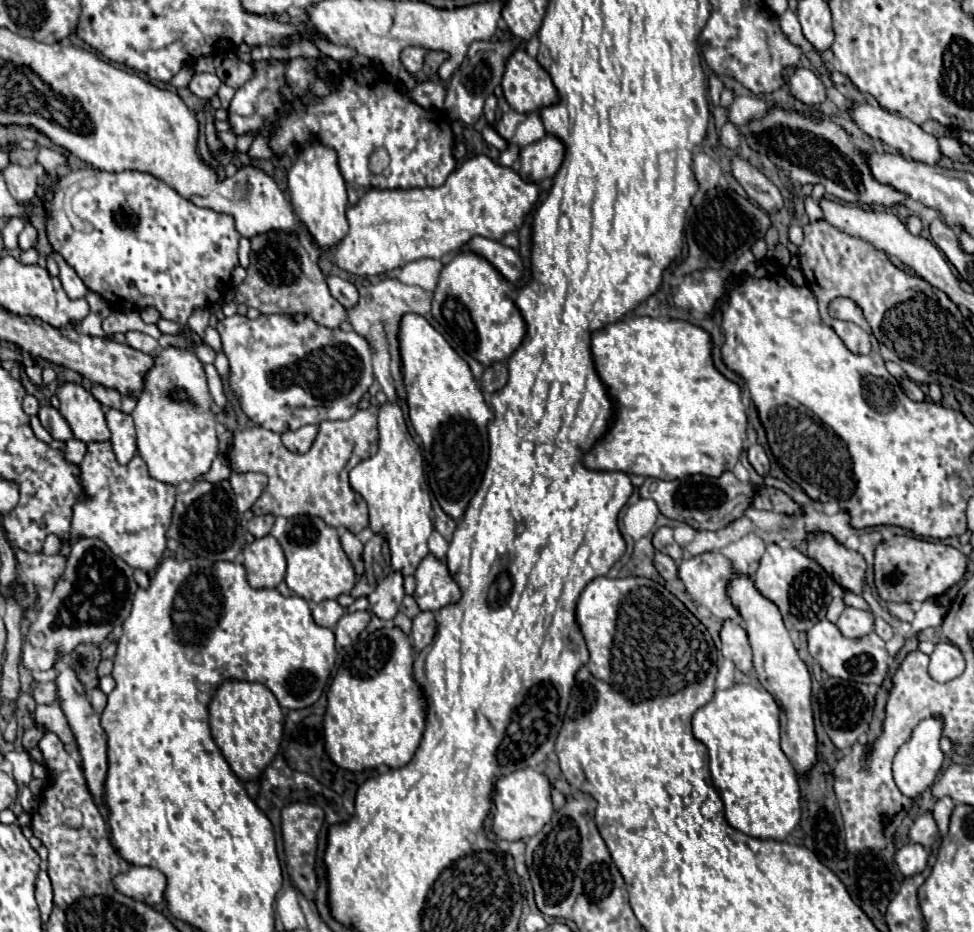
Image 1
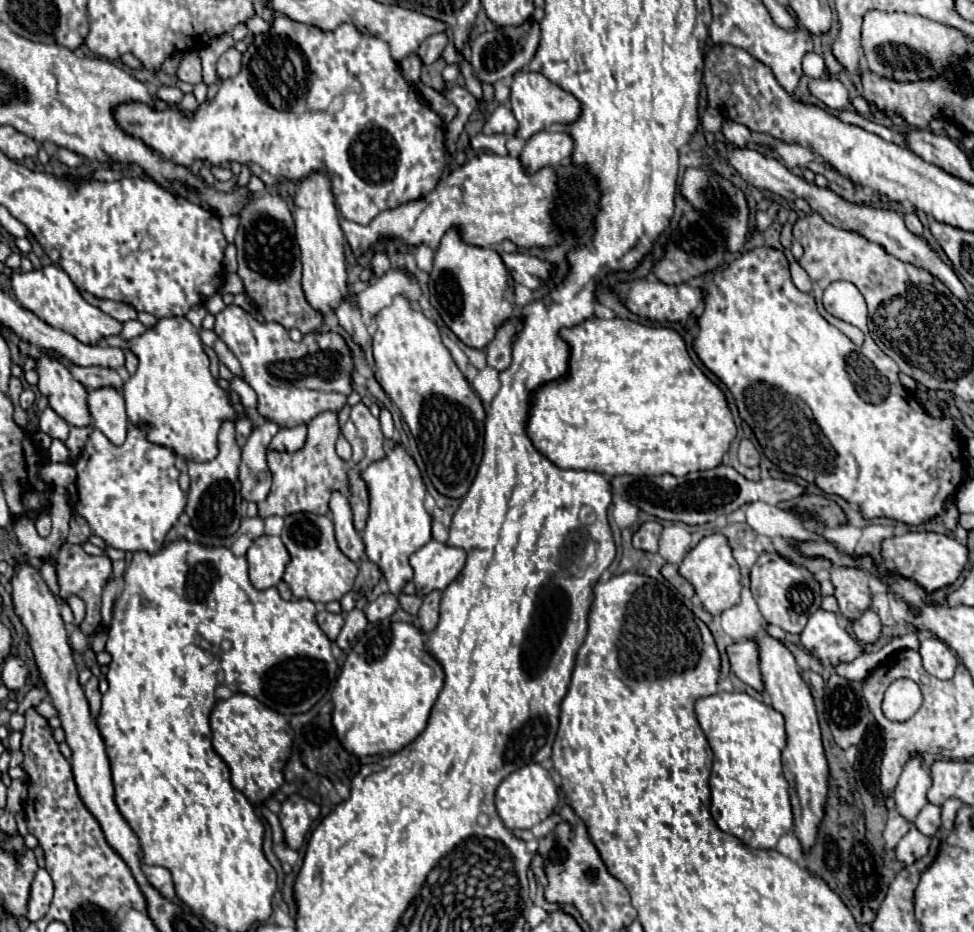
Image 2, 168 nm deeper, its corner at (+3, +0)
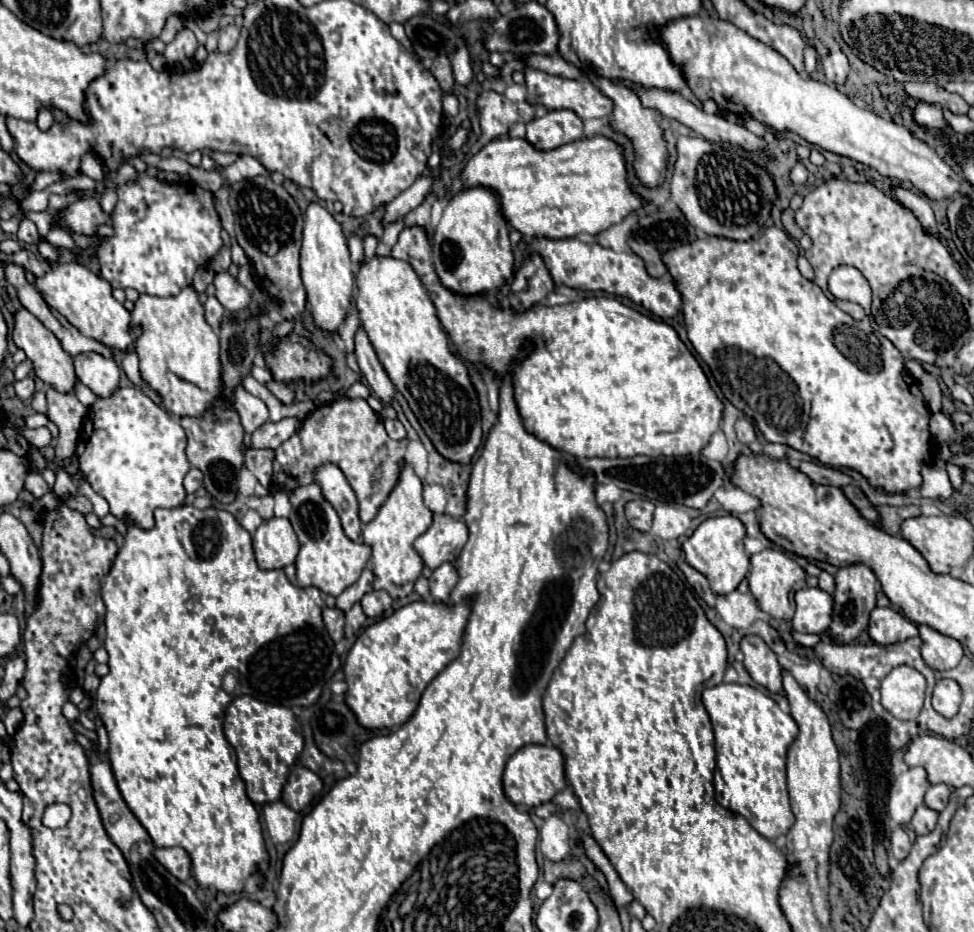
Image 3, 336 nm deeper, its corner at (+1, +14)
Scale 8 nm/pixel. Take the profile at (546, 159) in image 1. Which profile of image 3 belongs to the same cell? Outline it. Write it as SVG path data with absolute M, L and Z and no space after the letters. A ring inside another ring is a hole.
M567 109L549 111L541 119L527 123L527 141L539 151L551 151L583 135L581 119Z

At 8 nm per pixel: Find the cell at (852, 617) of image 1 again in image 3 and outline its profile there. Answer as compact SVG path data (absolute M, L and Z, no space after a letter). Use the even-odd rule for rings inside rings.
M875 607L871 611L867 633L875 643L889 645L889 643L897 643L897 641L915 637L917 625L907 621L903 615L899 615L891 607Z

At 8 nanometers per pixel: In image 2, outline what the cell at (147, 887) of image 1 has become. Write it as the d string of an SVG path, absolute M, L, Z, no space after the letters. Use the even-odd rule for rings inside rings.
M143 865L143 873L147 875L147 881L159 889L165 897L173 899L175 897L175 885L171 879L171 873L165 867L153 867L153 865Z

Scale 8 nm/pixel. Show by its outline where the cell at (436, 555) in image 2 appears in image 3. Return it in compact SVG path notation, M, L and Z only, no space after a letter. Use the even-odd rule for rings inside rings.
M433 515L431 527L415 539L415 549L429 569L453 563L467 543L467 527L449 515Z

